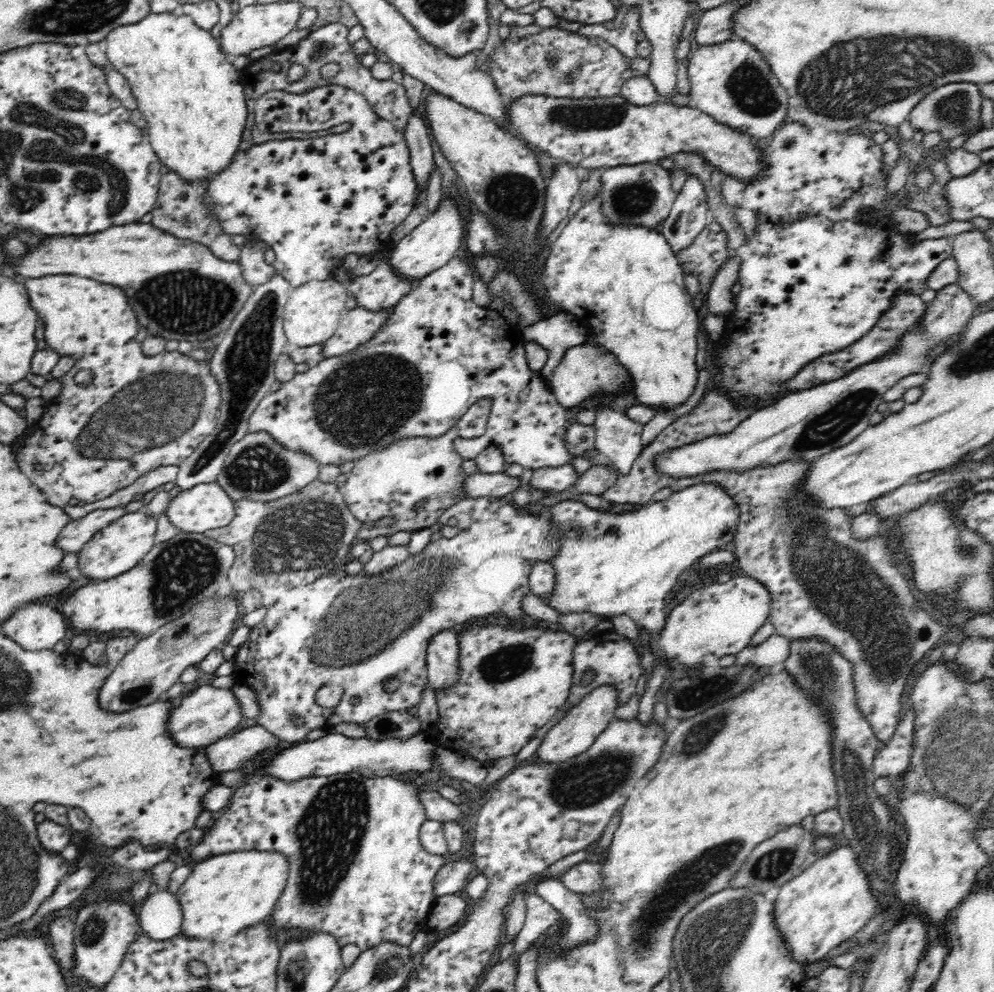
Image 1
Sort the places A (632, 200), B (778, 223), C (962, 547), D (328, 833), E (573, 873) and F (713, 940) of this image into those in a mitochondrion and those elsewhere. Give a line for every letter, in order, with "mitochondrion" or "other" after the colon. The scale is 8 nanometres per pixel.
A: mitochondrion
B: other
C: mitochondrion
D: mitochondrion
E: other
F: mitochondrion

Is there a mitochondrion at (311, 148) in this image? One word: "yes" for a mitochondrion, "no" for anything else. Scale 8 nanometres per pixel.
no

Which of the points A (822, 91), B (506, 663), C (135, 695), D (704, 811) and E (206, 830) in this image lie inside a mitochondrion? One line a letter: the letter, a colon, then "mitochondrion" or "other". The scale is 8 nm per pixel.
A: mitochondrion
B: mitochondrion
C: mitochondrion
D: other
E: other

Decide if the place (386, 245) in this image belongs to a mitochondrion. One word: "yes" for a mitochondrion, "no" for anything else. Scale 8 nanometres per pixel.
no

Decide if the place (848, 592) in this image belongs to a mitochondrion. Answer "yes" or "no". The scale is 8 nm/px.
yes

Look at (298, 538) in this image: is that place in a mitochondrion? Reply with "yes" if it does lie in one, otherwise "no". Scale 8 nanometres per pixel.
yes

